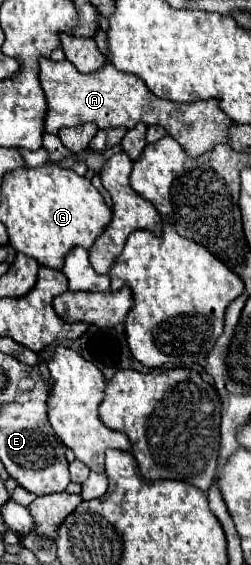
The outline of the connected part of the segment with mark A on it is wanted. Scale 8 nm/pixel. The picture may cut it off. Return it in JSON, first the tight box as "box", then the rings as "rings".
{"box":[40,57,232,157],"rings":[[[42,57],[40,65],[40,85],[48,101],[48,113],[44,119],[46,133],[56,135],[62,127],[72,127],[80,123],[98,123],[100,129],[120,125],[130,129],[142,121],[146,125],[162,125],[168,135],[186,149],[190,157],[206,153],[216,143],[226,143],[226,127],[232,123],[232,119],[218,107],[216,99],[192,103],[158,99],[152,91],[148,91],[146,83],[140,77],[118,71],[112,63],[106,63],[102,69],[88,75],[80,73],[68,59],[52,61]]]}

